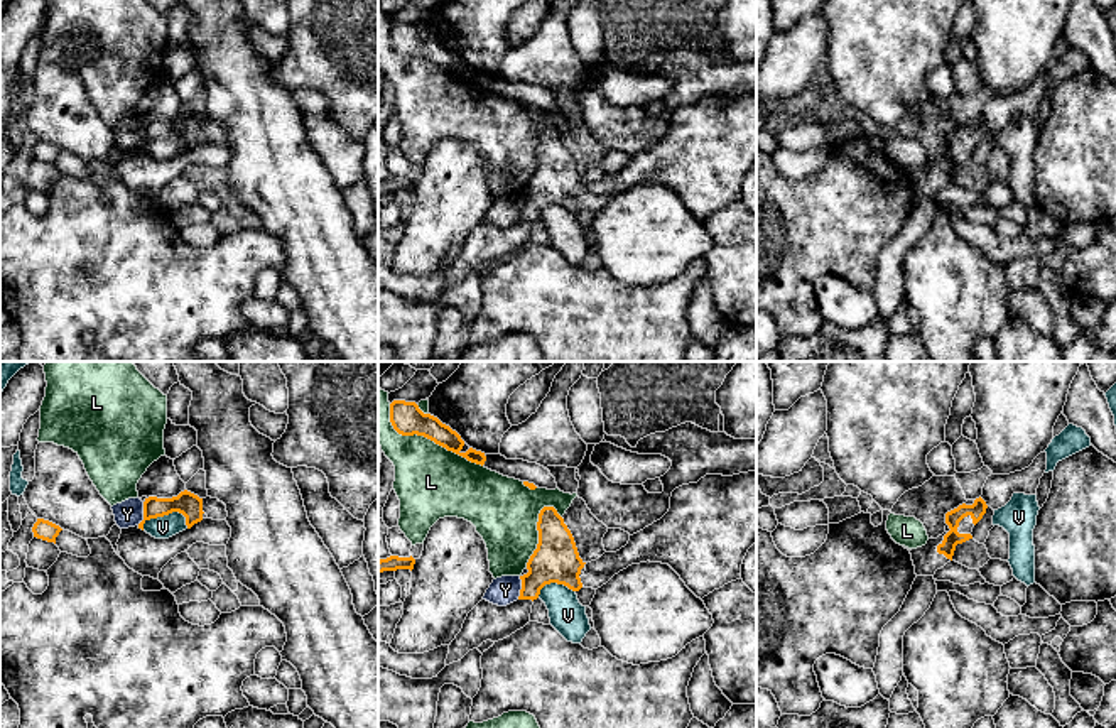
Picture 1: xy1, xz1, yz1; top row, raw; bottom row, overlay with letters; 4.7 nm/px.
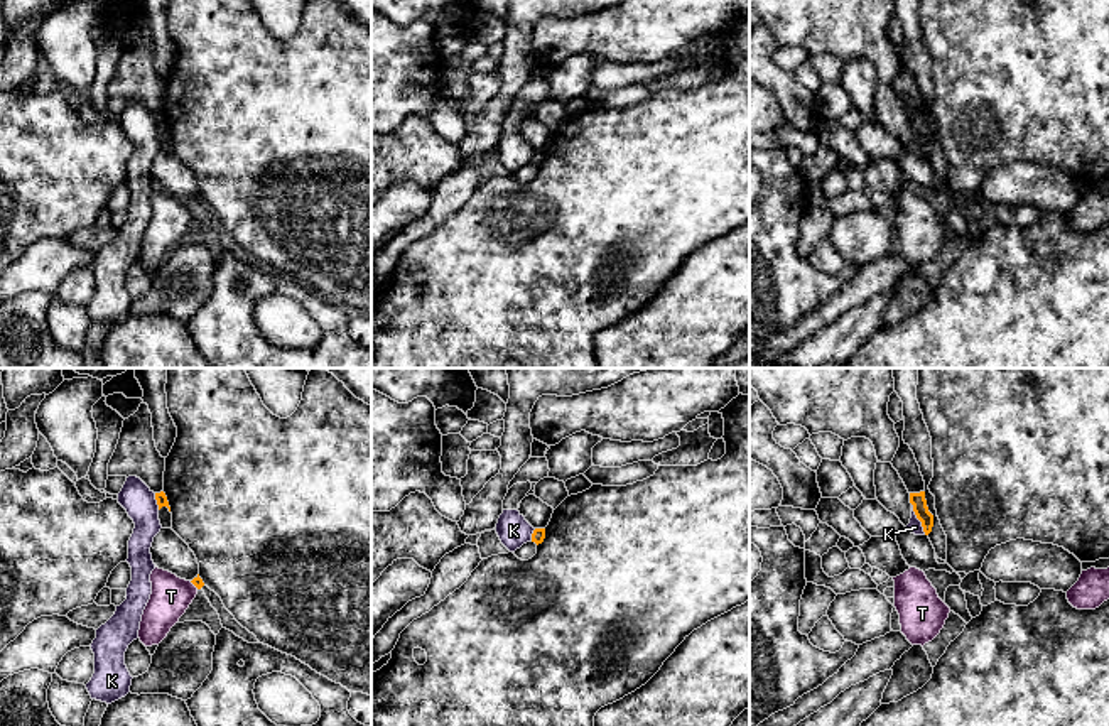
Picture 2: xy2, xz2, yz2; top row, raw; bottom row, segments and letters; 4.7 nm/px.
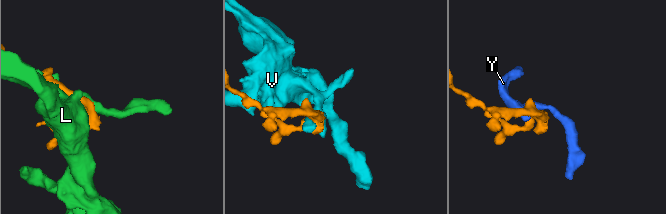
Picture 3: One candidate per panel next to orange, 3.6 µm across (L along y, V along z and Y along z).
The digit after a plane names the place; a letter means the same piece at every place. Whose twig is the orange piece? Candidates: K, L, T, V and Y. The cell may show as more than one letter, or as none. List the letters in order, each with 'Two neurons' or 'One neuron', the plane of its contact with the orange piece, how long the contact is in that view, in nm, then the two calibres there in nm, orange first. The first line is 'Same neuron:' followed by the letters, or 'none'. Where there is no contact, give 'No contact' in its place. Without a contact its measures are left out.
Same neuron: none
K: Two neurons. Touches orange in yz2. Shared border 170 nm. Thickness 70 nm (orange) against 70 nm
L: Two neurons. Touches orange in xz1. Shared border 550 nm. Thickness 160 nm (orange) against 340 nm
T: Two neurons. Touches orange in xy2. Shared border 60 nm. Thickness 50 nm (orange) against 190 nm
V: Two neurons. Touches orange in xy1. Shared border 220 nm. Thickness 120 nm (orange) against 110 nm
Y: Two neurons. Touches orange in xy1. Shared border 120 nm. Thickness 120 nm (orange) against 130 nm

